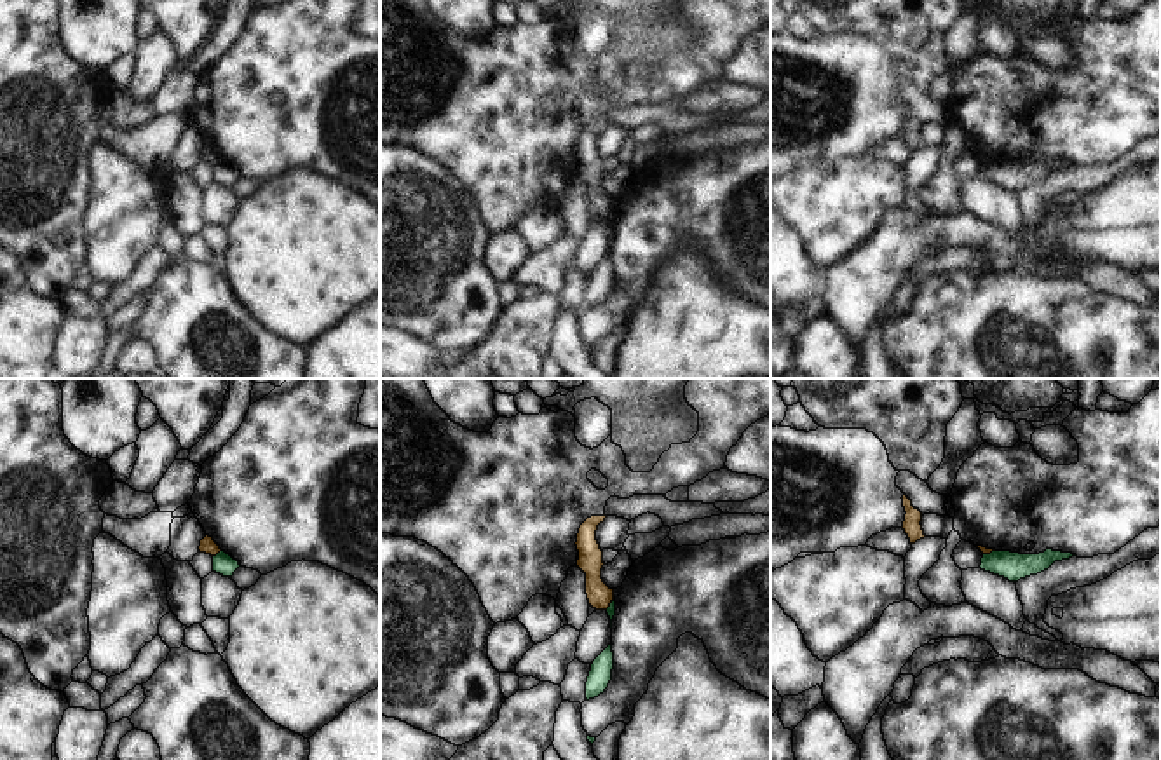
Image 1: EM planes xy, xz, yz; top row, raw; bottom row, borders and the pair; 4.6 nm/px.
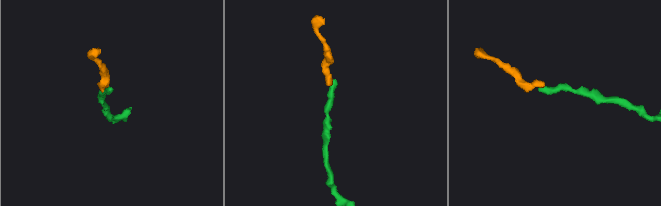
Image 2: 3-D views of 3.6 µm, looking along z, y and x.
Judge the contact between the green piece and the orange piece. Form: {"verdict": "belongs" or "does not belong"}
{"verdict": "does not belong"}

